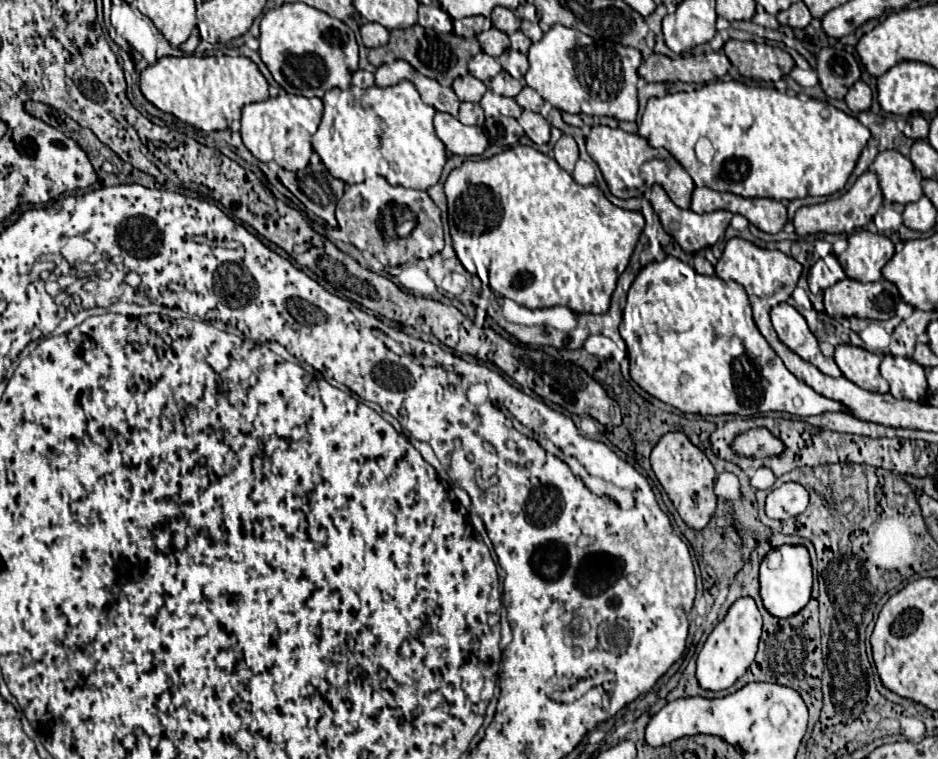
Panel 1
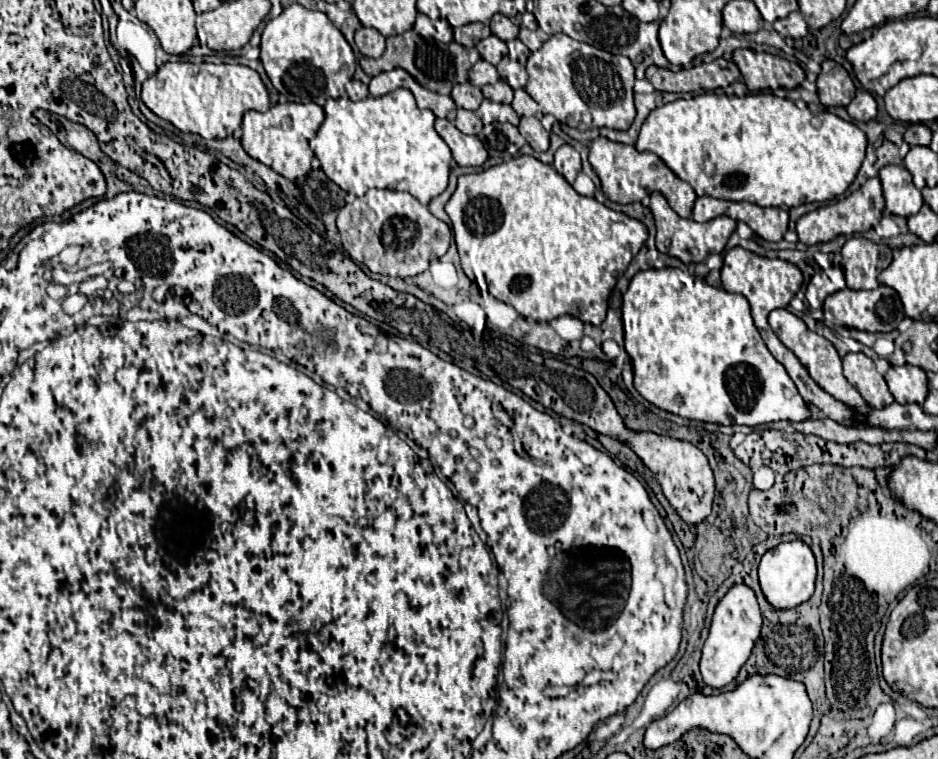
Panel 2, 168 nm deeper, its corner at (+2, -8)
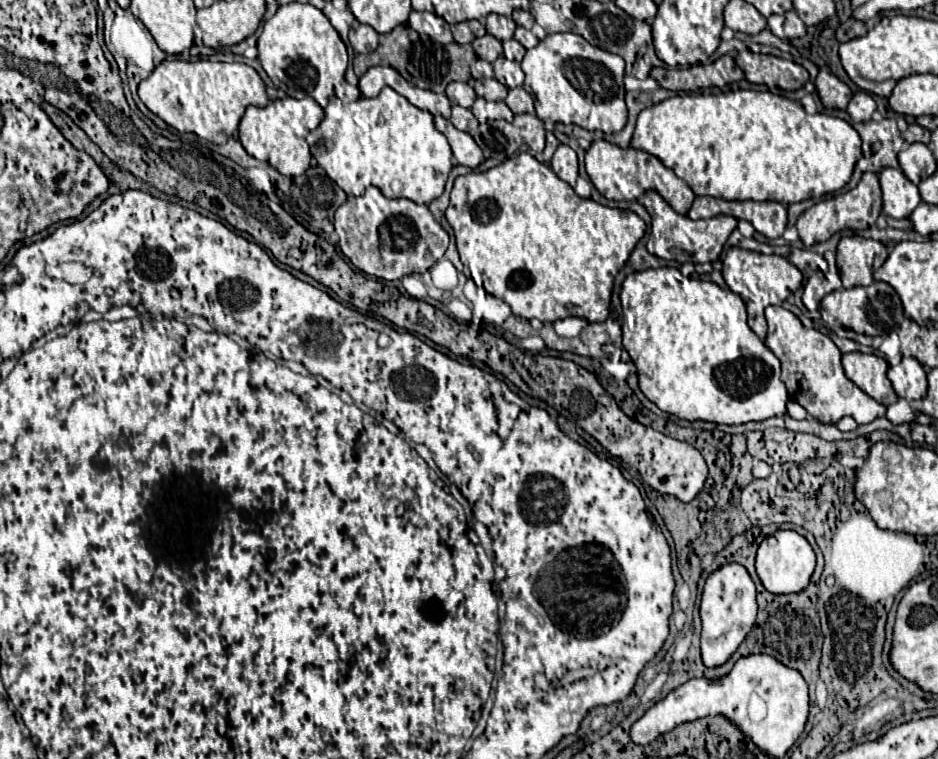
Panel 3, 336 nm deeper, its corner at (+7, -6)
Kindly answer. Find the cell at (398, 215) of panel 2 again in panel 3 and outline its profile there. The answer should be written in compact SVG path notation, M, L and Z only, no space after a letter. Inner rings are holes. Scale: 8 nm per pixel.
M368 188L364 196L350 196L334 216L338 246L342 254L362 272L380 280L398 280L404 274L422 274L448 248L448 232L434 220L428 206L406 198L388 200L378 188Z

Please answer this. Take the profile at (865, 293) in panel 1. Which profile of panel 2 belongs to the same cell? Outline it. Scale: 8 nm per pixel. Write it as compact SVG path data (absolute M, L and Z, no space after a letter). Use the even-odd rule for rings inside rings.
M883 284L875 290L851 290L851 288L839 290L833 296L825 298L823 312L825 325L828 327L844 326L865 332L891 332L905 318L897 292Z

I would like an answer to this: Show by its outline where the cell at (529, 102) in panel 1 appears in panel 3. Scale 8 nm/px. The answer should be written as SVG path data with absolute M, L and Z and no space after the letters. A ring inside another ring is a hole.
M524 88L508 90L506 104L508 104L508 108L510 108L514 114L524 114L524 112L532 114L532 112L534 112L534 100L532 100L532 96L530 96Z

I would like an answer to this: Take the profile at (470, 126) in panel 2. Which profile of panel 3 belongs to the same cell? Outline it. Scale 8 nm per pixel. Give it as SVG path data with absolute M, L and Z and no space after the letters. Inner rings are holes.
M452 106L452 118L450 118L450 122L458 130L464 130L464 132L472 132L478 126L478 120L474 118L474 114L468 108L462 108L462 106Z

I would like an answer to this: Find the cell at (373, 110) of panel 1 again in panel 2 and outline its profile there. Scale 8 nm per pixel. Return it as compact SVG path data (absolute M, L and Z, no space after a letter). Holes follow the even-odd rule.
M407 88L359 102L347 96L329 98L323 110L325 122L309 146L321 162L321 170L345 192L363 196L369 188L405 190L421 204L429 204L447 188L451 150L433 128L435 114L419 110Z

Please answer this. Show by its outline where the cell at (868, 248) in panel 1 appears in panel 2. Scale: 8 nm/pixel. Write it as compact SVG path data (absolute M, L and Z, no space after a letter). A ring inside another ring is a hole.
M853 236L841 249L841 267L846 285L851 290L871 290L879 286L879 272L883 272L893 260L889 246L875 244L863 236Z

